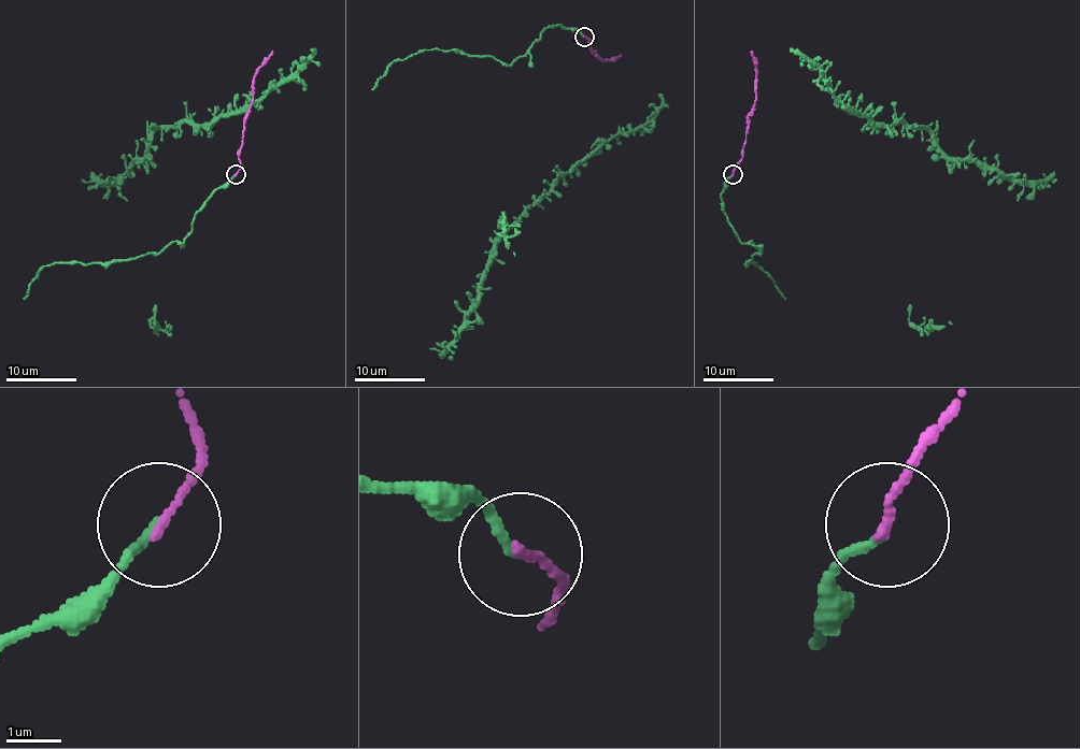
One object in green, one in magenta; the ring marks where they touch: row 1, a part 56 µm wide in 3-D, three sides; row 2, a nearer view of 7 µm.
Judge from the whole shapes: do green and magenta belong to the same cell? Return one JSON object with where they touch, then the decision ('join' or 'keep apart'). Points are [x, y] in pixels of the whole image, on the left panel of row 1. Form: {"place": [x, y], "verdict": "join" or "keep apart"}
{"place": [236, 174], "verdict": "join"}

